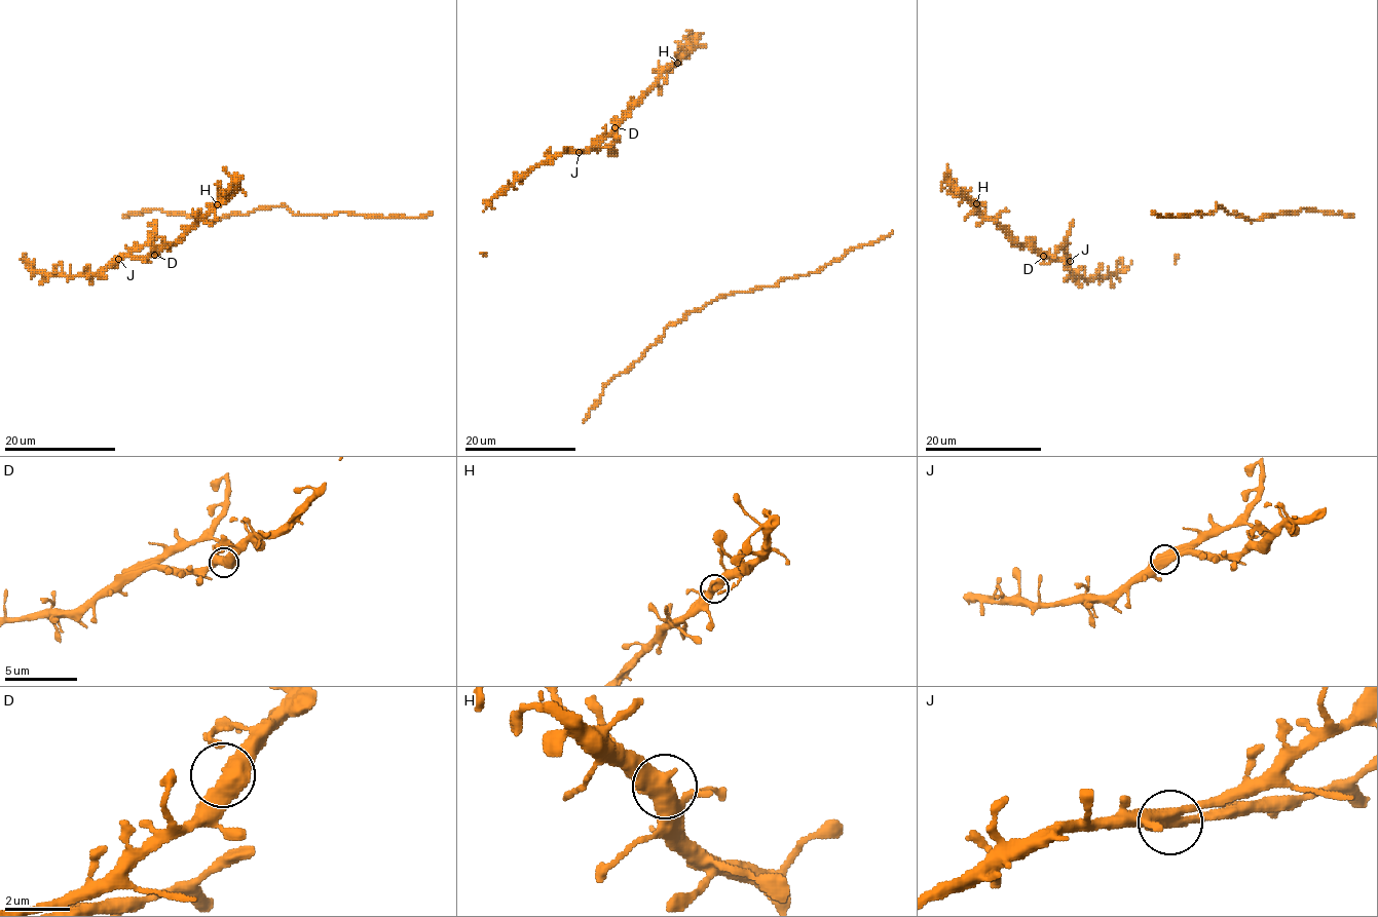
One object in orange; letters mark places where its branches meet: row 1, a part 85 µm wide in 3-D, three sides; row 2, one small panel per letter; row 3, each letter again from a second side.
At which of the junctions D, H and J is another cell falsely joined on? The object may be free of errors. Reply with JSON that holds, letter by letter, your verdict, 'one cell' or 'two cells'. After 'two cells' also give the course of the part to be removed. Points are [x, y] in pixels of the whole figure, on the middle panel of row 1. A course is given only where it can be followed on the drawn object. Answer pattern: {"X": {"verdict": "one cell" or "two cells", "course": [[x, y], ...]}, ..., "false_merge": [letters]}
{"D": {"verdict": "one cell"}, "H": {"verdict": "one cell"}, "J": {"verdict": "two cells", "course": [[579, 152], [607, 147], [616, 156]]}, "false_merge": ["J"]}

